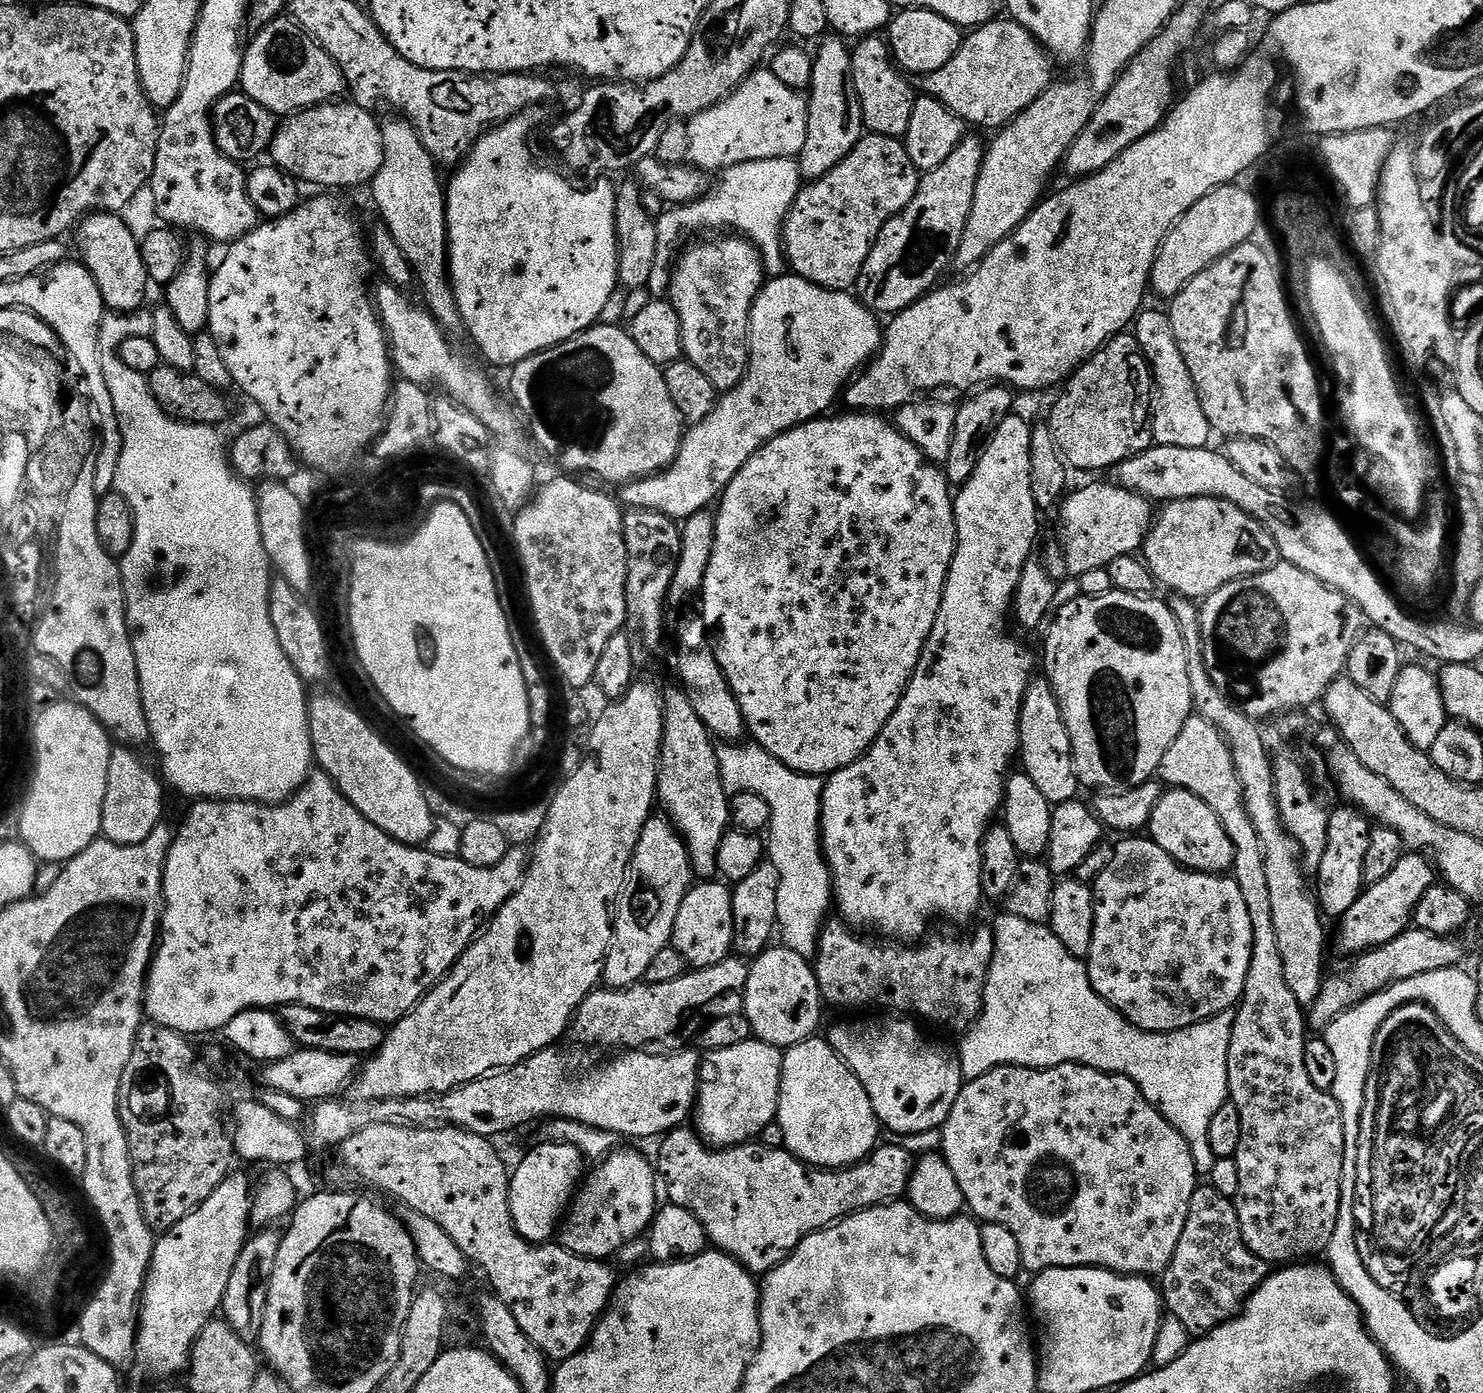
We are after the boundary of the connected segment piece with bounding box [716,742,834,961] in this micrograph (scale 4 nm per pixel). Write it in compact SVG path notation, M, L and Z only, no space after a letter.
M724 742L717 747L716 757L724 789L729 794L753 792L766 802L772 811L776 828L776 848L780 851L780 886L776 922L779 935L784 935L783 947L802 954L811 961L818 950L820 929L829 919L828 907L834 904L832 871L824 861L820 843L820 807L824 780L807 776L786 767L778 758L755 742Z

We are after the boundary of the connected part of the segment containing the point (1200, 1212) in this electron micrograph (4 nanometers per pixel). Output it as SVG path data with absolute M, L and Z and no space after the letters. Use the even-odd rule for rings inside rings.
M1211 1186L1197 1187L1194 1198L1190 1198L1190 1214L1186 1218L1186 1230L1178 1238L1178 1250L1174 1250L1172 1265L1162 1273L1162 1299L1164 1307L1193 1337L1207 1336L1219 1324L1240 1315L1244 1303L1269 1275L1269 1265L1259 1260L1246 1246L1240 1233L1240 1223L1235 1203L1229 1197L1218 1194Z

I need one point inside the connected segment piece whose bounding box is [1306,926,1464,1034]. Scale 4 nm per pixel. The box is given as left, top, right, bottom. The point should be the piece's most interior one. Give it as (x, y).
(1414, 952)

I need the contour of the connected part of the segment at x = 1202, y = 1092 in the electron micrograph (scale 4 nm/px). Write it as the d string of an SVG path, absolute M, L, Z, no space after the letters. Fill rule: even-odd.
M1001 914L997 918L996 924L994 923L994 935L996 941L994 942L994 954L992 955L992 961L988 967L988 981L984 987L984 1005L980 1011L980 1019L967 1029L963 1033L964 1041L960 1044L960 1053L958 1052L958 1059L960 1061L960 1069L964 1075L965 1081L977 1080L982 1078L982 1074L992 1072L996 1068L1007 1068L1009 1066L1013 1068L1053 1068L1054 1066L1062 1066L1063 1064L1085 1064L1091 1068L1097 1068L1103 1072L1109 1072L1115 1076L1125 1076L1125 1074L1134 1074L1134 1068L1132 1064L1128 1066L1126 1060L1130 1060L1134 1056L1136 1062L1140 1060L1148 1060L1148 1066L1152 1068L1146 1078L1146 1082L1142 1084L1142 1094L1146 1098L1146 1102L1150 1102L1150 1106L1154 1106L1162 1114L1162 1118L1166 1118L1166 1122L1170 1122L1170 1126L1174 1126L1174 1130L1178 1130L1178 1134L1182 1134L1182 1138L1186 1138L1189 1142L1207 1141L1210 1134L1210 1118L1214 1118L1214 1114L1218 1114L1218 1110L1222 1110L1222 1106L1229 1103L1230 1097L1228 1095L1228 1055L1230 1054L1230 1034L1232 1033L1233 1017L1225 1014L1223 1016L1212 1016L1208 1020L1198 1022L1194 1026L1189 1028L1183 1028L1177 1032L1143 1032L1141 1028L1135 1028L1126 1017L1114 1010L1114 1006L1110 1006L1101 998L1100 995L1094 990L1094 986L1090 982L1088 977L1088 970L1085 961L1081 957L1070 954L1070 950L1066 950L1066 946L1062 946L1062 942L1058 942L1058 938L1053 934L1051 927L1048 924L1035 924L1034 922L1026 922L1026 918L1018 918L1017 916L1009 916L1007 914ZM1162 1046L1170 1046L1170 1054L1176 1050L1176 1054L1180 1052L1180 1056L1170 1056L1170 1058L1178 1058L1180 1066L1178 1070L1174 1072L1172 1070L1172 1064L1170 1068L1164 1066L1164 1060L1154 1060L1152 1058L1152 1052L1156 1054L1164 1054ZM1186 1052L1192 1054L1192 1074L1186 1074Z

